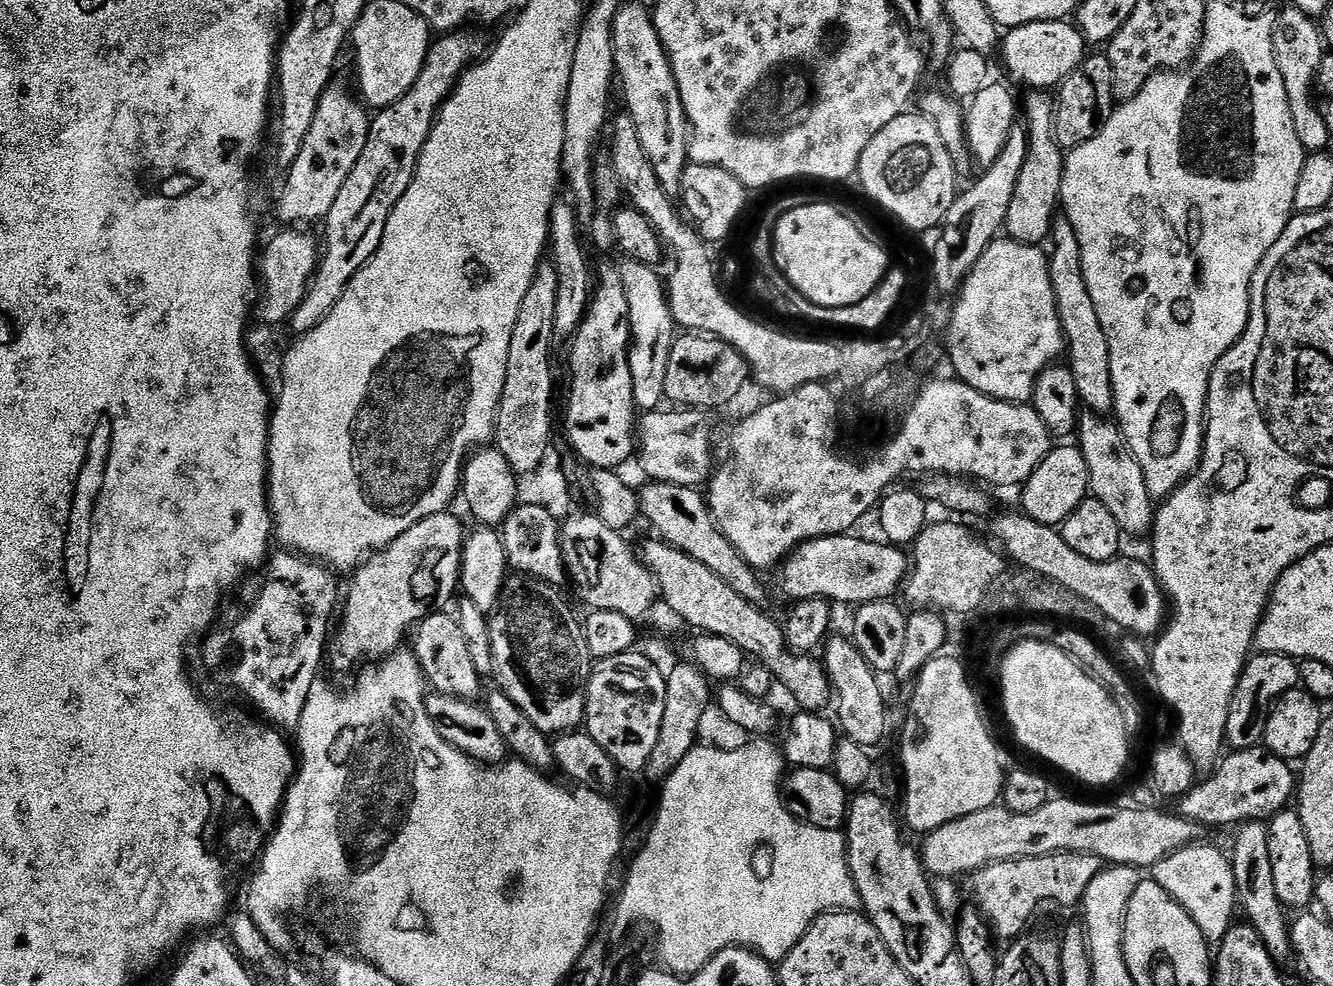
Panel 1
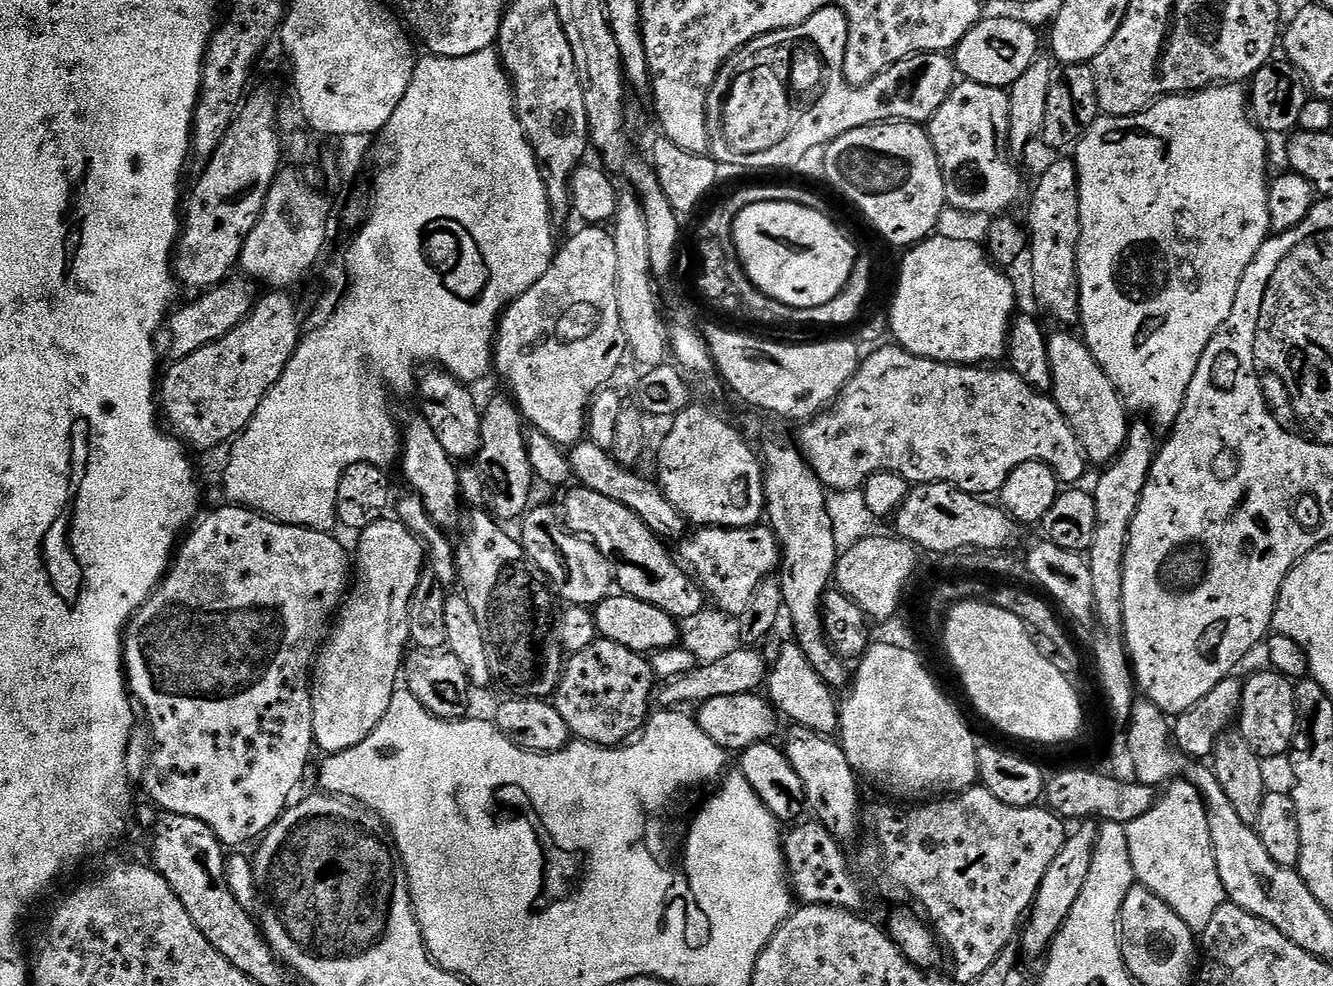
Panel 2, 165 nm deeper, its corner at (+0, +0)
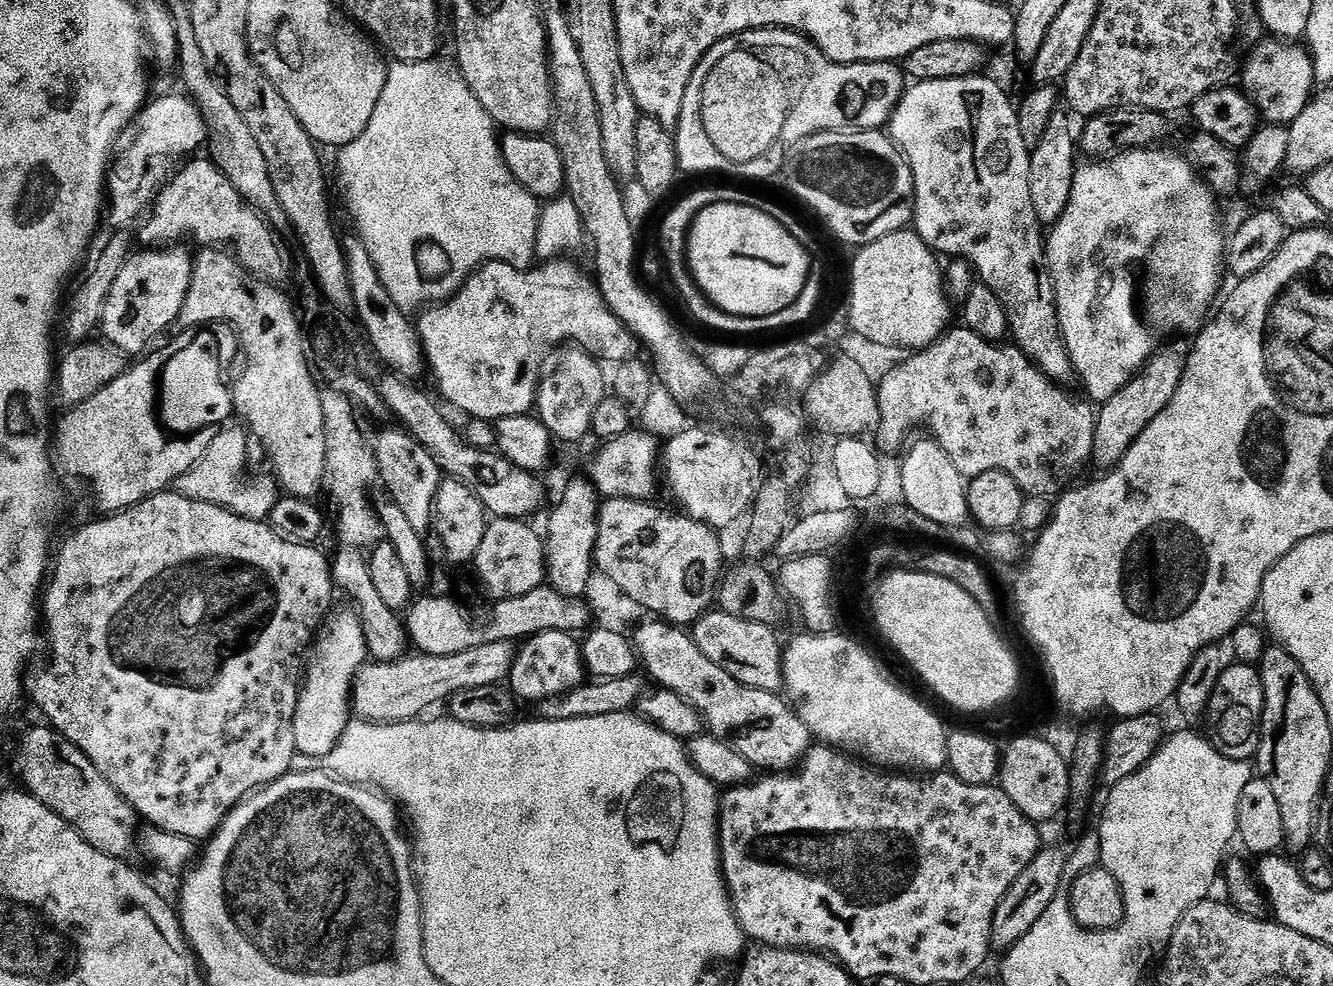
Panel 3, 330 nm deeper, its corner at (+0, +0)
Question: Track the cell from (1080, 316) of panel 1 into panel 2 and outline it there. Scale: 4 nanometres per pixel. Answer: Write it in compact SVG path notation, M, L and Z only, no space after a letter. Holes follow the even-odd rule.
M1075 159L1056 160L1040 176L1028 204L1026 231L1032 256L1032 292L1040 308L1060 326L1080 322L1078 242L1080 241L1080 191Z

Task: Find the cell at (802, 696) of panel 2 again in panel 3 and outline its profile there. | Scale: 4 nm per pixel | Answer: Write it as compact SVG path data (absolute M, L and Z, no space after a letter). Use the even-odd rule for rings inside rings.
M713 610L693 625L692 637L699 649L736 681L752 689L777 693L779 687L785 685L785 680L780 642L773 630L769 624L755 623L741 616Z

